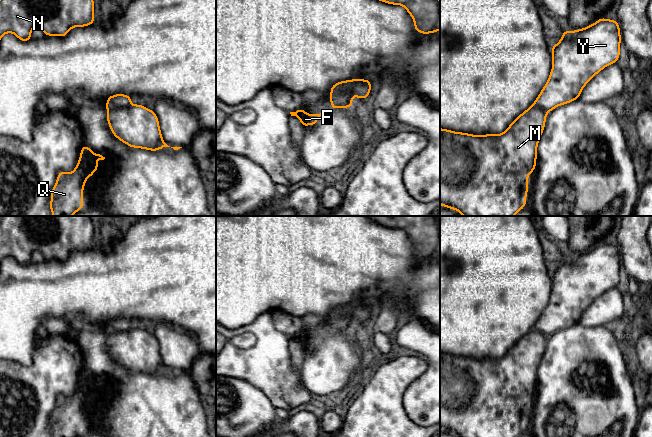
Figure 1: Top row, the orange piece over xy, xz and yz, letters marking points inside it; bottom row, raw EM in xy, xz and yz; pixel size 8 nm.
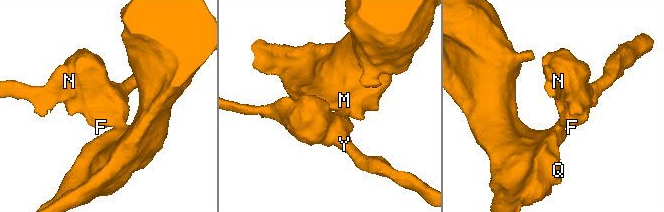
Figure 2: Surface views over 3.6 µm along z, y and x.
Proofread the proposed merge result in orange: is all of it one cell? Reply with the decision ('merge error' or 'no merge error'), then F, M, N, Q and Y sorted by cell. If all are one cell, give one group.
merge error; F N Y / M Q

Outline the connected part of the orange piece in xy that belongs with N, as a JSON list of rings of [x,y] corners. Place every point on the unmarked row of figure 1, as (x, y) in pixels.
[[[3,216],[0,221],[0,264],[6,257],[13,257],[19,264],[23,266],[29,265],[32,260],[32,253],[40,251],[45,260],[65,261],[73,251],[86,251],[95,246],[94,242],[95,228],[91,216]]]

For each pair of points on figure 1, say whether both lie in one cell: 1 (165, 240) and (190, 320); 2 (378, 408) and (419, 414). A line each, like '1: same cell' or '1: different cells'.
1: same cell
2: different cells

